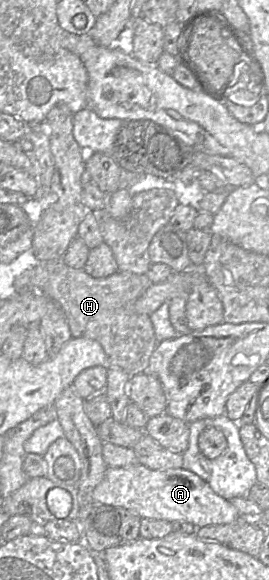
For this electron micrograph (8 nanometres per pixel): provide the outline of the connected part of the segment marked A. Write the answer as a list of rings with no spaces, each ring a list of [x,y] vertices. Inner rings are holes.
[[[141,464],[121,468],[108,467],[103,480],[93,491],[94,503],[102,503],[125,508],[140,518],[166,520],[171,523],[184,521],[201,528],[210,525],[223,525],[235,522],[241,517],[230,501],[217,495],[203,479],[184,468],[151,470]]]

